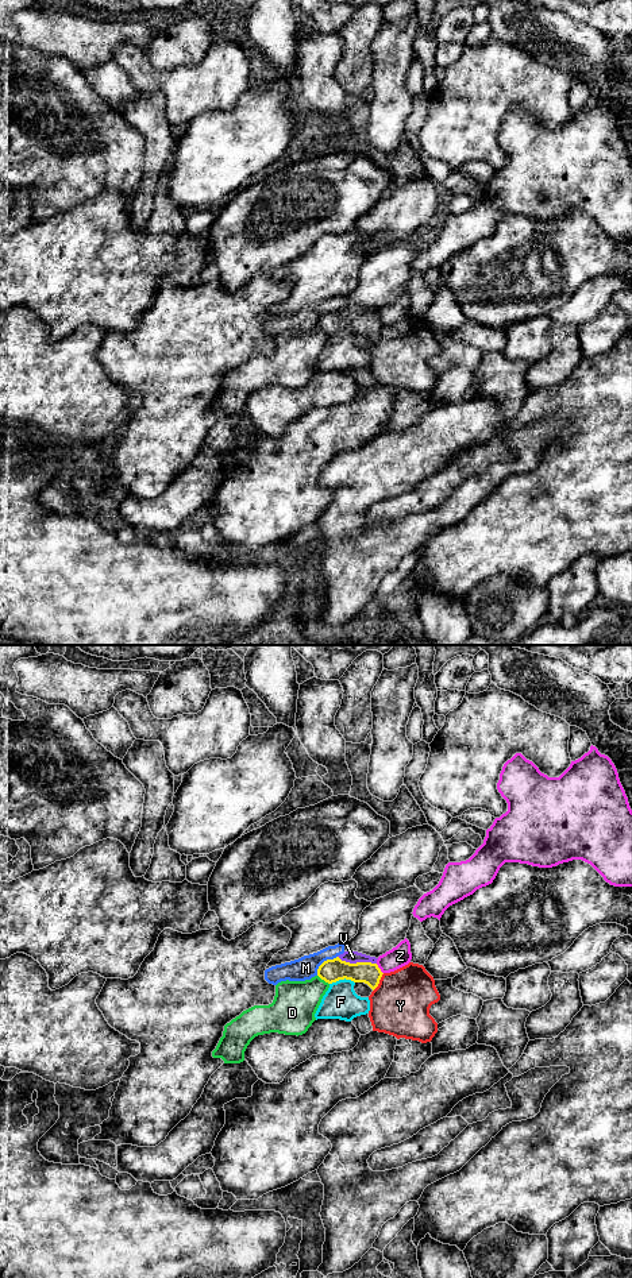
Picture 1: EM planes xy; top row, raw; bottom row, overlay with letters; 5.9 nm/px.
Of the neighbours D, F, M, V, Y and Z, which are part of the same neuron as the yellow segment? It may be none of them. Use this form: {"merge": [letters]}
{"merge": ["V"]}

